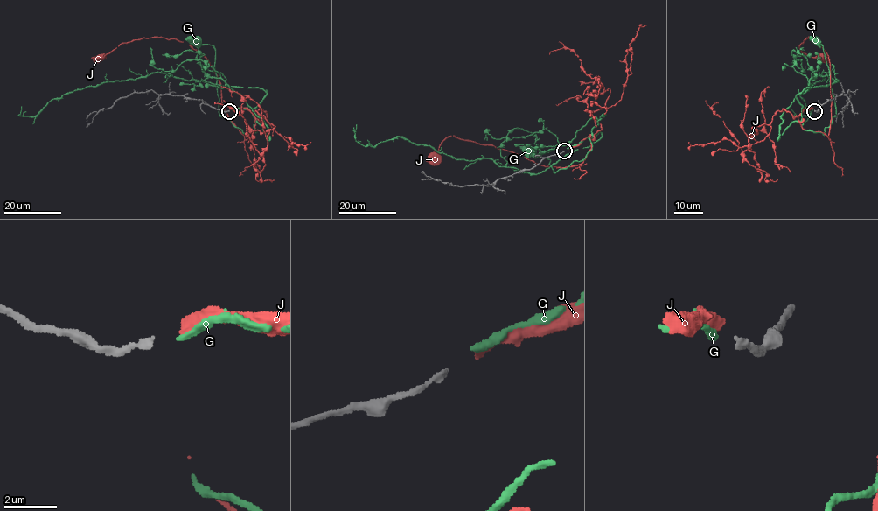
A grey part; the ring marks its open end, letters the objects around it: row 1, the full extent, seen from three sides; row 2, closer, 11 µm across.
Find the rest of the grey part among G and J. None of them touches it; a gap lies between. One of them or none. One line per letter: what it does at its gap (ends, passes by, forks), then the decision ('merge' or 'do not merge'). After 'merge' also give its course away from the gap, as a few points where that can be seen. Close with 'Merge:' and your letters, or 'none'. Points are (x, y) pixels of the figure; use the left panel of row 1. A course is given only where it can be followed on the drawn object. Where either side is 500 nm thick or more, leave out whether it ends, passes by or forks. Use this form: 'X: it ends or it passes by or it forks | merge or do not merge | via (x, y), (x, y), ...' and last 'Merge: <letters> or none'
G: it ends | merge | via (232, 110), (250, 108), (257, 130), (246, 135), (219, 114), (215, 48), (195, 42)
J: it ends | do not merge
Merge: G

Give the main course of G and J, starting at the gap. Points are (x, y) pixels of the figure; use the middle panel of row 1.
G: (567, 148), (585, 138), (588, 138), (592, 143), (586, 157), (554, 172), (550, 159), (538, 157), (530, 150)
J: (567, 148), (590, 136), (586, 158), (570, 166), (544, 166), (450, 136), (430, 164)

